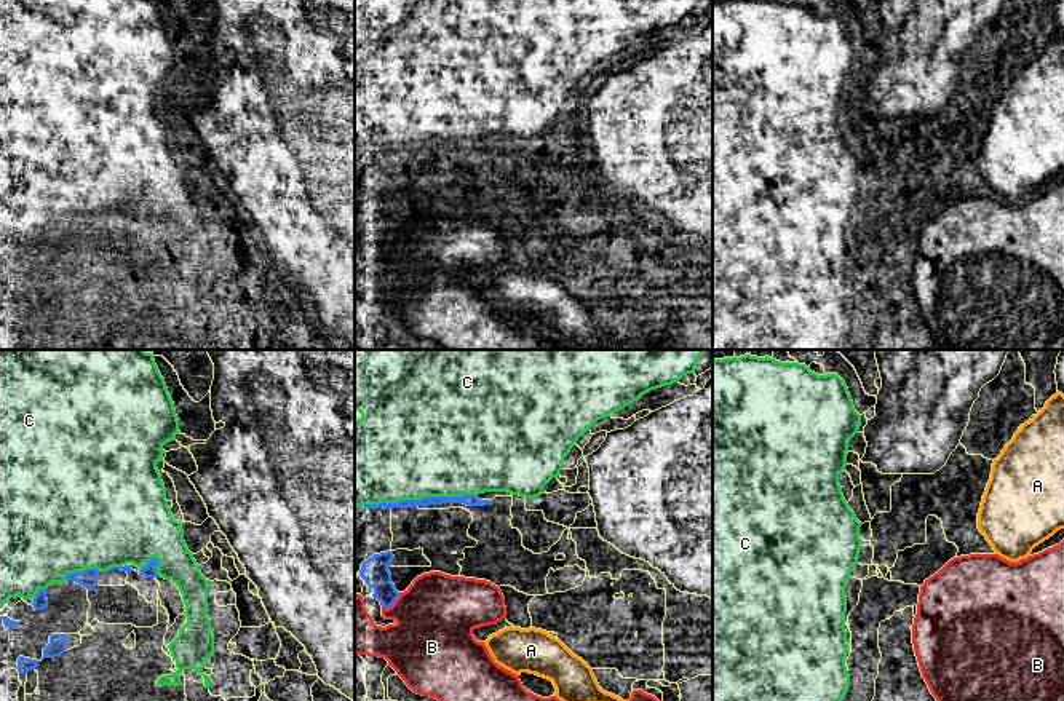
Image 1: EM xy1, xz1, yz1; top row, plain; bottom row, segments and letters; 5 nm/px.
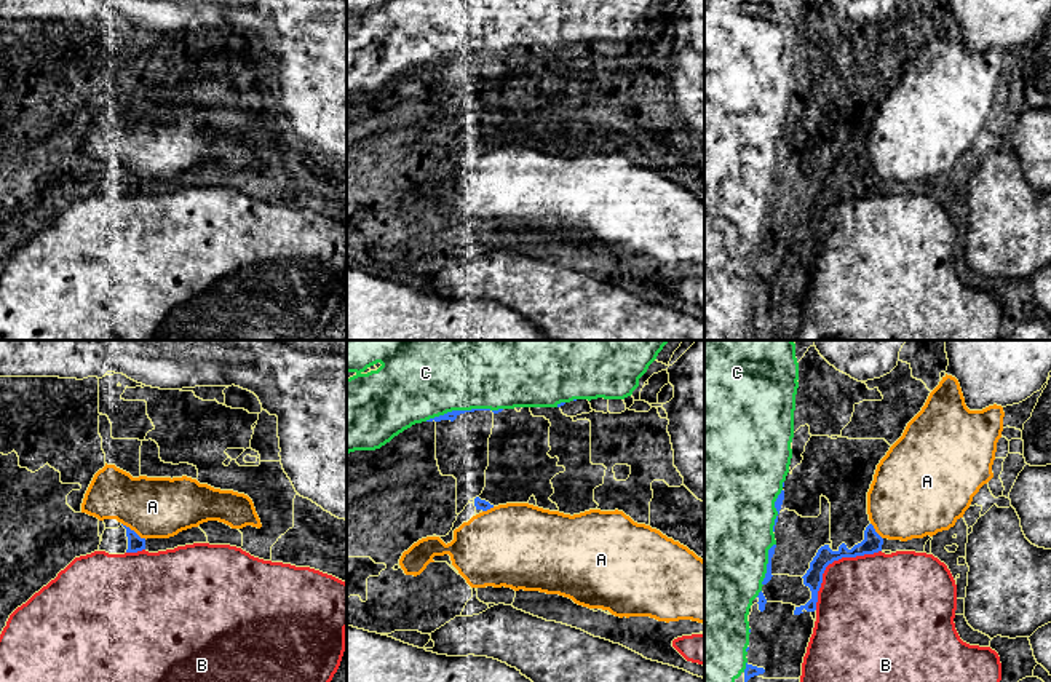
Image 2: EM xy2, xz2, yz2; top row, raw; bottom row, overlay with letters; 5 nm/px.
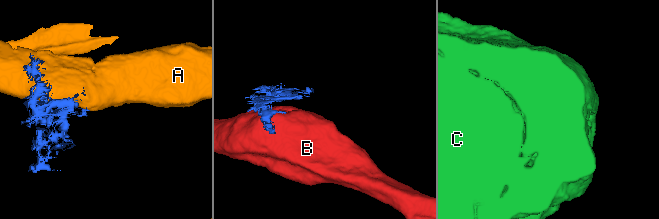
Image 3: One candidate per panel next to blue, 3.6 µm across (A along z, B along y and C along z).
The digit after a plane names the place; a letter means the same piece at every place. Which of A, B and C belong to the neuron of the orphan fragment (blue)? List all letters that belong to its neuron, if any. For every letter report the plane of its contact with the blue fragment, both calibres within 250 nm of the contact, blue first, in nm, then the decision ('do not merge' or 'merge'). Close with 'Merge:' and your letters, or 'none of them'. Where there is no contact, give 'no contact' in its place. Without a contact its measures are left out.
A: xy2 | 80/300 nm | do not merge
B: yz2 | 100/440 nm | do not merge
C: xz1 | 60/480 nm | merge
Merge: C

